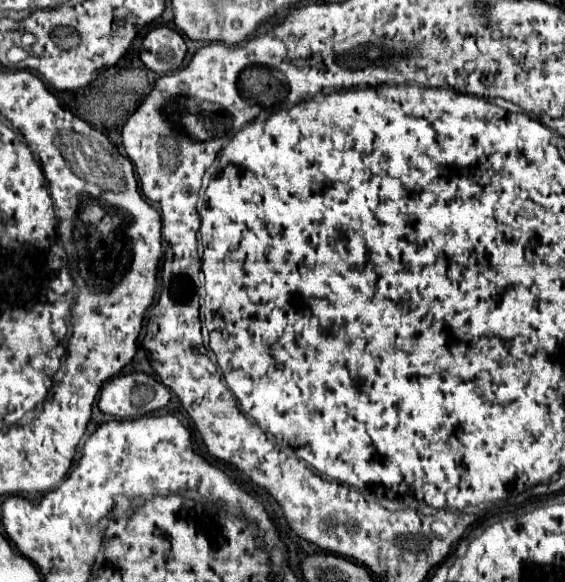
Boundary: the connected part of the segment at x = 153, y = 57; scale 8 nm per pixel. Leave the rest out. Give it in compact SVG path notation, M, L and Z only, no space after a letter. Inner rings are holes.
M158 26L158 28L152 28L142 38L140 60L152 72L158 72L158 74L172 72L180 68L184 56L186 56L186 44L176 30Z

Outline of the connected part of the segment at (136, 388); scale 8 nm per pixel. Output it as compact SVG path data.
M132 372L114 376L102 386L98 408L118 420L134 420L142 414L164 408L170 400L170 390L156 378Z

